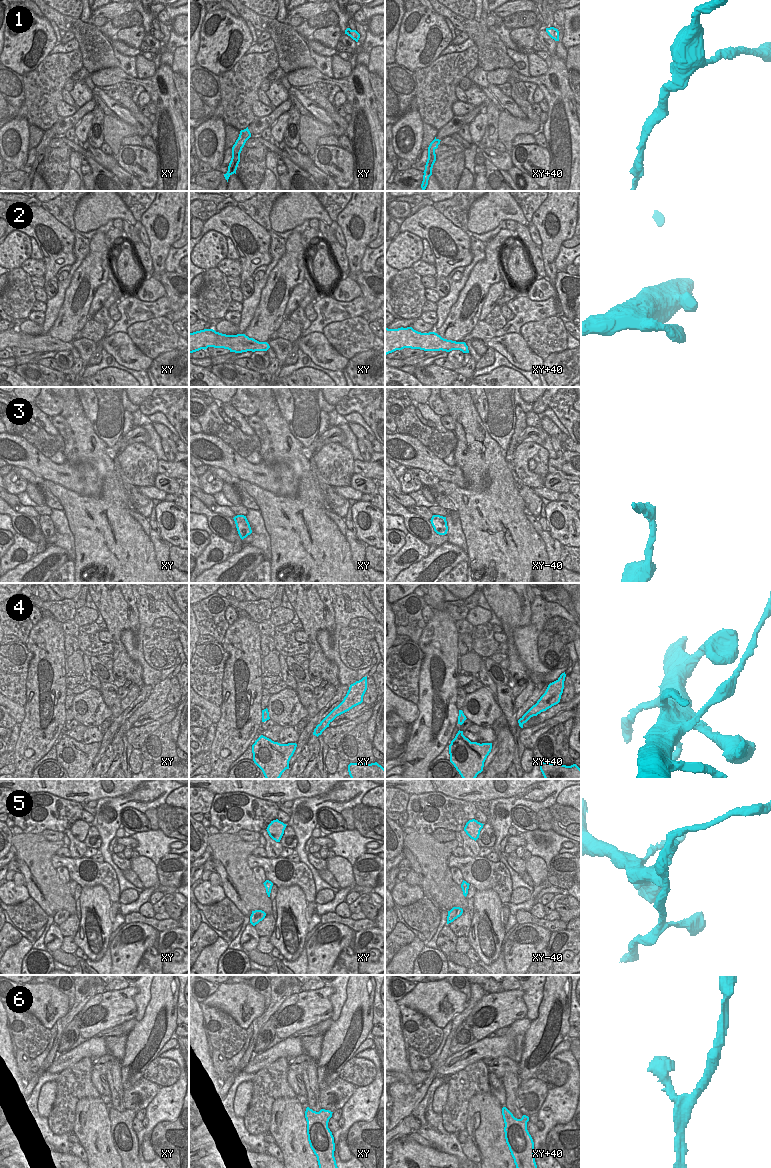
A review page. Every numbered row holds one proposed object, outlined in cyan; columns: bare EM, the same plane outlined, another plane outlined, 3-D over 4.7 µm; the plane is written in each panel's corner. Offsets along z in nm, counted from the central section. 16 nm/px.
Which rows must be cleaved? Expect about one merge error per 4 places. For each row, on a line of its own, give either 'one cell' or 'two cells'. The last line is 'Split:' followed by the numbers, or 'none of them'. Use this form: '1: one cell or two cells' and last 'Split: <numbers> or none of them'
1: one cell
2: one cell
3: one cell
4: two cells
5: two cells
6: one cell
Split: 4, 5

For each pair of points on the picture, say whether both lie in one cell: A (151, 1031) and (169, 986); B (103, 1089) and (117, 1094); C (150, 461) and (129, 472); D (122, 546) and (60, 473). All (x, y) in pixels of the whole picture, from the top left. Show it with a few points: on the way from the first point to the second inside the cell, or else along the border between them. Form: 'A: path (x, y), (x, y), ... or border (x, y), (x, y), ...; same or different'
A: path (159, 1020), (164, 997); same
B: border (104, 1074), (111, 1096); different
C: path (146, 466), (140, 472), (134, 472); same
D: border (55, 484), (81, 495), (98, 497), (101, 493); different

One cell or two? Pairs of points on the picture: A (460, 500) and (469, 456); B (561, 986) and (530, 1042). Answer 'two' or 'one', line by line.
A: one
B: one

